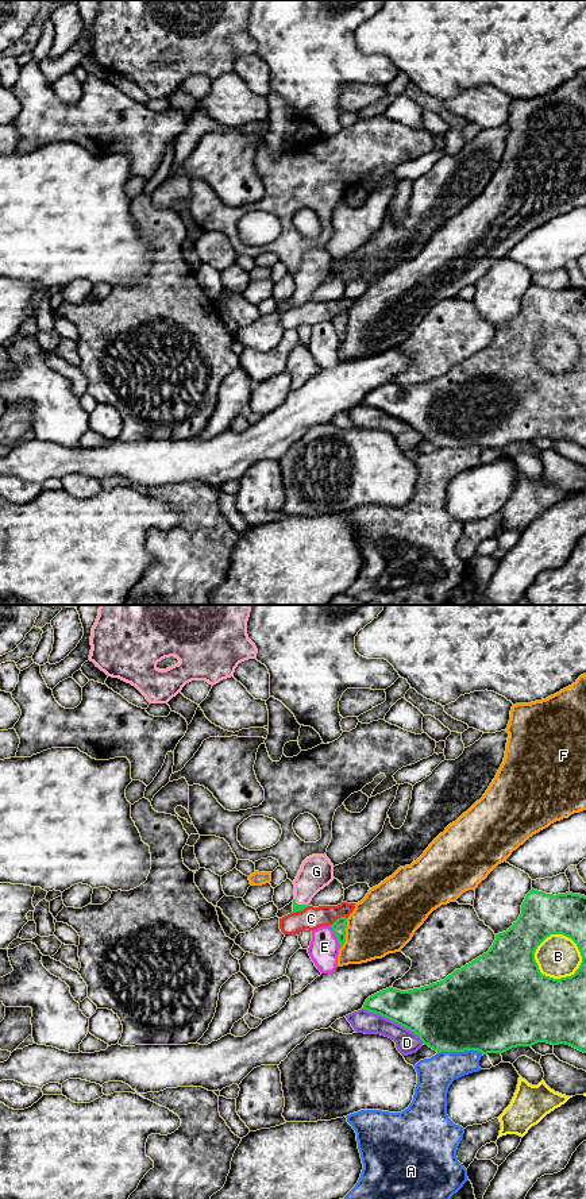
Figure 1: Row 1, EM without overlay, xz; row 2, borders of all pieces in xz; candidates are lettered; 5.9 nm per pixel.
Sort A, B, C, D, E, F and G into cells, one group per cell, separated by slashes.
A / B / C / D / E / F / G

